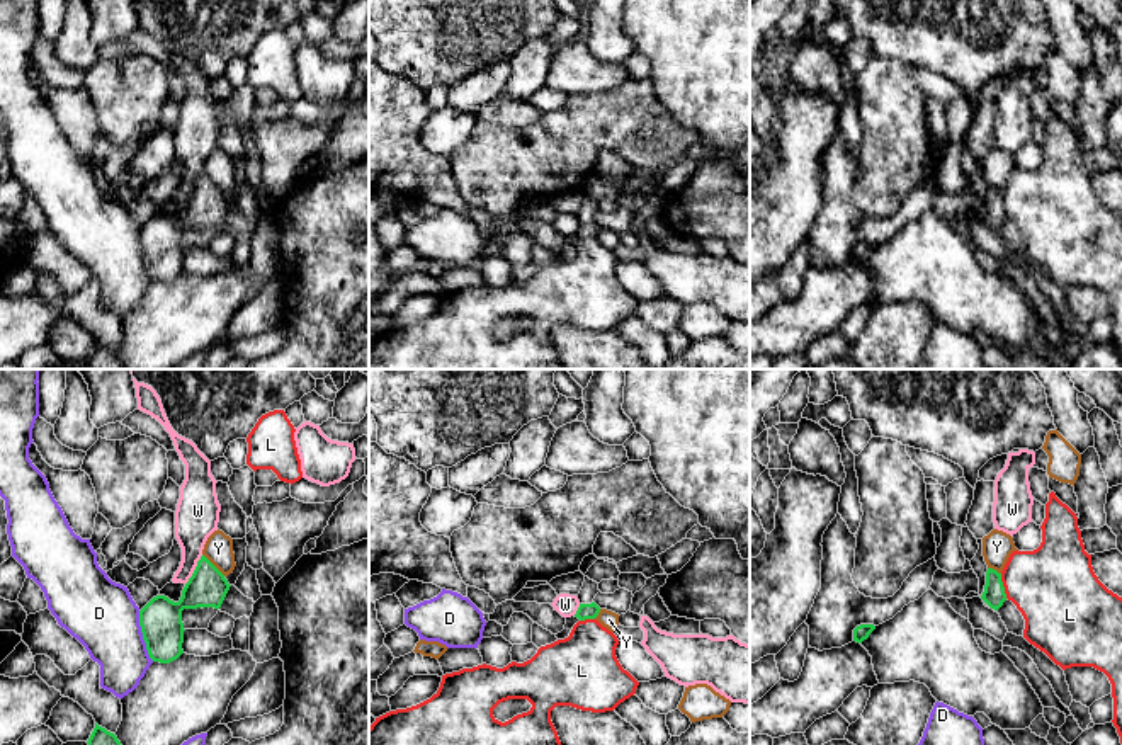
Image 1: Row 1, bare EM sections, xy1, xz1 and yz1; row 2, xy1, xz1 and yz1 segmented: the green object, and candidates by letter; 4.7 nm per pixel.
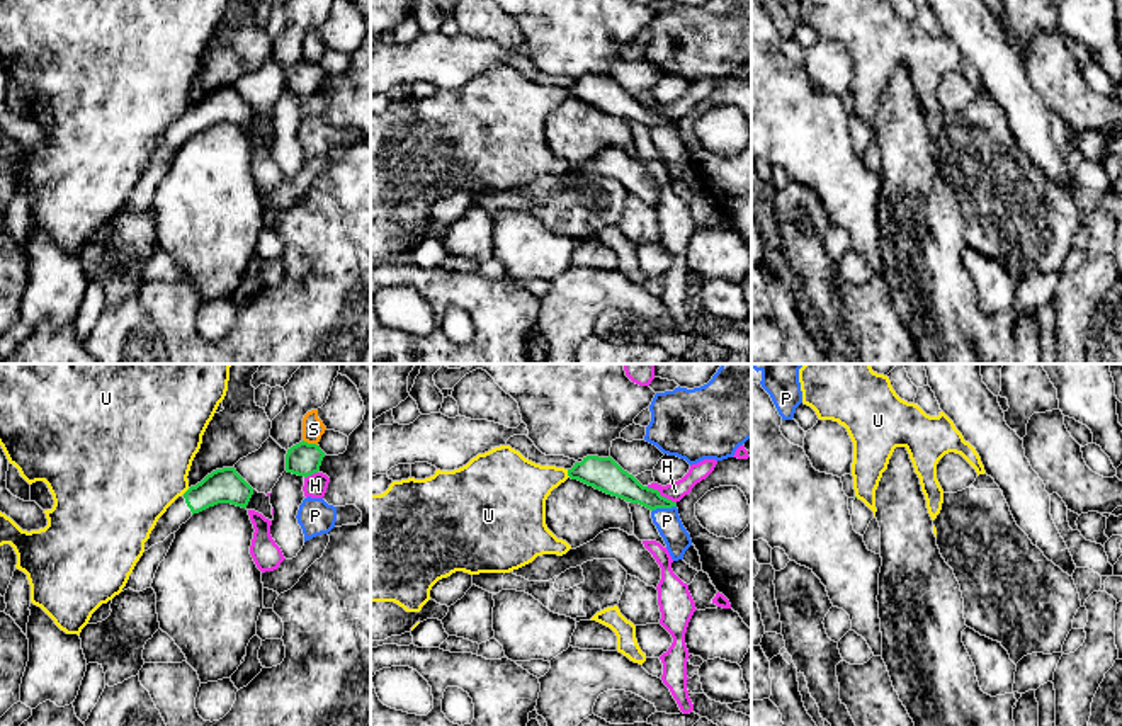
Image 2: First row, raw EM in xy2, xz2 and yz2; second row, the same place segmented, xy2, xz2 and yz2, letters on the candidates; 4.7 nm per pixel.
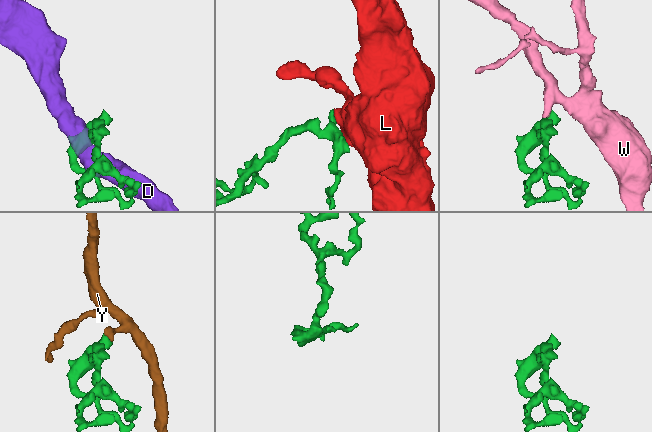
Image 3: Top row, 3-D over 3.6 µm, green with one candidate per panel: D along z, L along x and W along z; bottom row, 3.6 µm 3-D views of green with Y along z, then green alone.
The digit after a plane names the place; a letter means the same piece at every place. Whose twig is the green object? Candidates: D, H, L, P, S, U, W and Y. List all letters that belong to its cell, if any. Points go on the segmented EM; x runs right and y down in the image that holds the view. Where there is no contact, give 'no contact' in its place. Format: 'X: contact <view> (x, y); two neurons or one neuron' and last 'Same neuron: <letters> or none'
D: contact xy1 (143, 636); two neurons
H: contact xz2 (660, 495); two neurons
L: contact yz1 (1002, 585); two neurons
P: contact xz2 (663, 507); two neurons
S: contact xy2 (310, 444); two neurons
U: contact xz2 (568, 473); two neurons
W: contact xy1 (194, 570); two neurons
Y: contact xy1 (213, 565); two neurons
Same neuron: none

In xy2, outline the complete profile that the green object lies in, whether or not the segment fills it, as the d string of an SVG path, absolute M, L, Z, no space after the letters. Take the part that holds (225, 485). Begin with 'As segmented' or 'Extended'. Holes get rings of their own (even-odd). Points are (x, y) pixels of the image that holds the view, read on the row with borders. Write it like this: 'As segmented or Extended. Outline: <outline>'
Extended. Outline: M235 468L212 471L167 508L151 530L150 539L144 542L144 551L177 532L194 513L218 503L231 503L246 508L252 495L253 488L236 473Z

